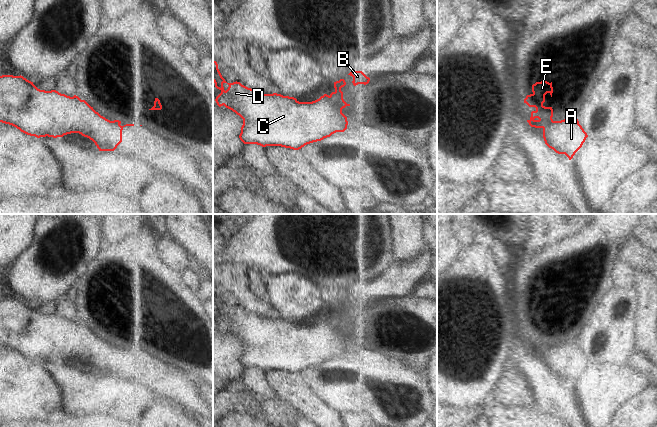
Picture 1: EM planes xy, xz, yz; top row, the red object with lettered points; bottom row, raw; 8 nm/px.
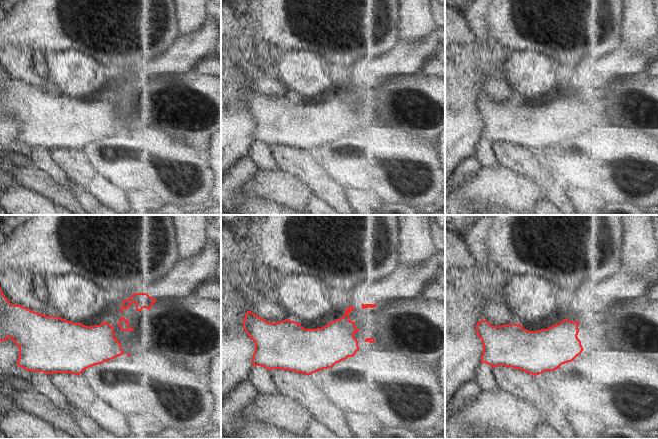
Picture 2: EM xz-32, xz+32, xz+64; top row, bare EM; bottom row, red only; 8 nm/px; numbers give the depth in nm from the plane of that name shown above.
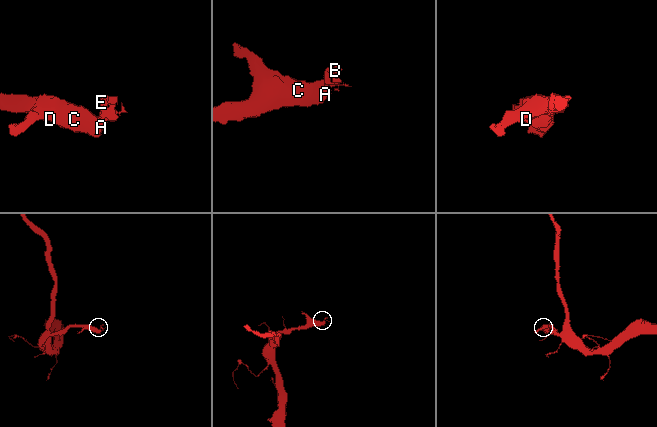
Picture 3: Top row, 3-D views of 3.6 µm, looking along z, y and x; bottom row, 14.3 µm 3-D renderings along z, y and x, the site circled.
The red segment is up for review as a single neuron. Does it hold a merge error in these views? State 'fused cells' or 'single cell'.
fused cells

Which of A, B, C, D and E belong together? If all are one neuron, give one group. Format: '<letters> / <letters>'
A C D / B E

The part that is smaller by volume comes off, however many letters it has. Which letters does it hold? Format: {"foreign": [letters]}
{"foreign": ["B", "E"]}

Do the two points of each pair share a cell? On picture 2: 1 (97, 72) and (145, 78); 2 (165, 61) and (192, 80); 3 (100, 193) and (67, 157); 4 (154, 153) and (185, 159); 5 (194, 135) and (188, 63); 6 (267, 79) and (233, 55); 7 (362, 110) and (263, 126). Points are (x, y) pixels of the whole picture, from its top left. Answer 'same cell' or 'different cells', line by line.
1: different cells
2: different cells
3: same cell
4: same cell
5: different cells
6: same cell
7: same cell

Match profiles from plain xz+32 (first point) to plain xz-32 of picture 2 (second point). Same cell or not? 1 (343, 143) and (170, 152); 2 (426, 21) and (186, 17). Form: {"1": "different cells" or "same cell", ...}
{"1": "same cell", "2": "same cell"}

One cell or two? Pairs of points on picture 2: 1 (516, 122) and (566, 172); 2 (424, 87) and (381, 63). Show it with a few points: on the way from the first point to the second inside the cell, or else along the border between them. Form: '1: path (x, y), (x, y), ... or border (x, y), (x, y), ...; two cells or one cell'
1: border (565, 139), (536, 151); two cells
2: border (421, 72), (393, 75), (379, 83); two cells

